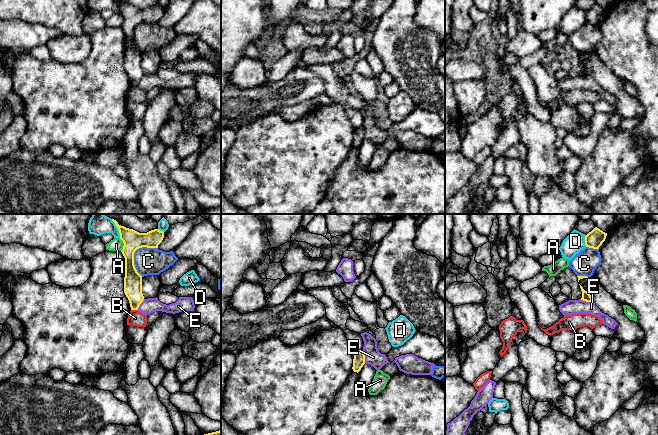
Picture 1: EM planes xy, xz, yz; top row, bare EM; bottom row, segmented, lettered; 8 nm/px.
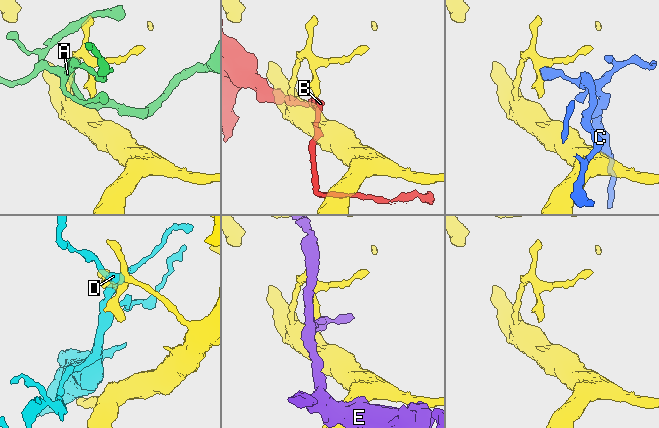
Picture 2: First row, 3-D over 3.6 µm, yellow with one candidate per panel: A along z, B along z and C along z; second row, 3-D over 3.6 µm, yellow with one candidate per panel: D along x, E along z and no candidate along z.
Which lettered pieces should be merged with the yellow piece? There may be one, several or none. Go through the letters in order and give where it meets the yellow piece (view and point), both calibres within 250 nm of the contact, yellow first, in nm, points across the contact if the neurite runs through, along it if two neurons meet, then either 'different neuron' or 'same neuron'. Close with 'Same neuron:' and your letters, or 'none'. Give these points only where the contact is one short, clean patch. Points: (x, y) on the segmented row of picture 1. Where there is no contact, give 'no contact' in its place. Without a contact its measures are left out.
A: meets yellow in xy at (124, 245); 160 nm thick on the yellow side, 100 nm on the other; different neuron
B: meets yellow in xy at (134, 309); 140 nm thick on the yellow side, 130 nm on the other; different neuron
C: meets yellow in xy at (134, 252); 160 nm thick on the yellow side, 220 nm on the other; border along xy (157, 247), (139, 247), (135, 251), (134, 267), (142, 276); different neuron
D: meets yellow in yz at (585, 241); 140 nm thick on the yellow side, 160 nm on the other; different neuron
E: meets yellow in xz at (364, 356); 100 nm thick on the yellow side, 130 nm on the other; different neuron
Same neuron: none

